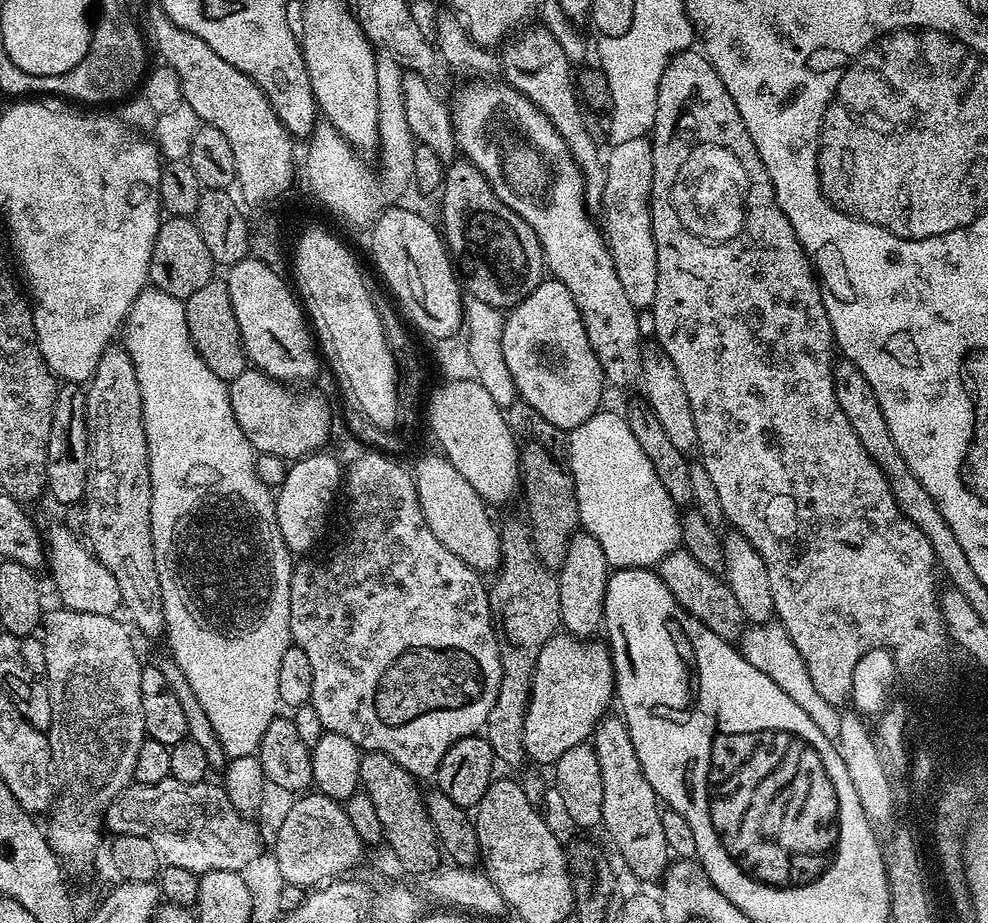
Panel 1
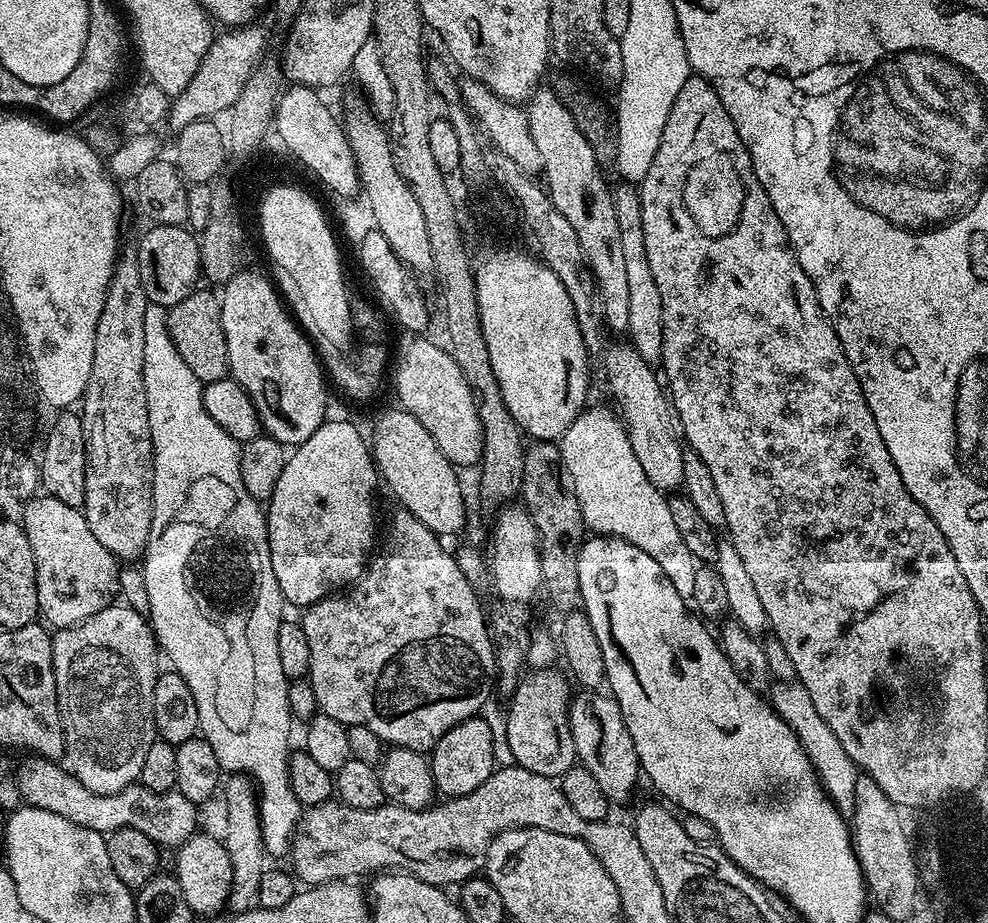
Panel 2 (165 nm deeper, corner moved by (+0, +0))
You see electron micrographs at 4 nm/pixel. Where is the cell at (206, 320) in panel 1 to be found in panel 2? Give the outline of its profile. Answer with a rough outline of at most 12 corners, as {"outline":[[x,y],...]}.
{"outline":[[197,287],[167,309],[201,384],[229,375],[220,296]]}

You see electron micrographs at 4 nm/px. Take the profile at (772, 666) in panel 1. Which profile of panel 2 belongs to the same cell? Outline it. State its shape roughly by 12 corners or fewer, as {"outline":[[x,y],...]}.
{"outline":[[776,682],[772,709],[794,730],[842,813],[857,766],[799,683]]}

